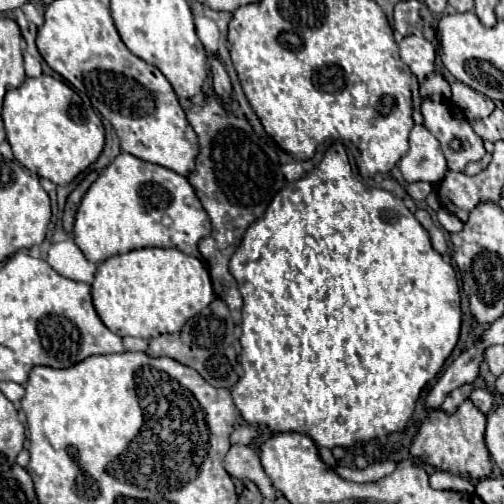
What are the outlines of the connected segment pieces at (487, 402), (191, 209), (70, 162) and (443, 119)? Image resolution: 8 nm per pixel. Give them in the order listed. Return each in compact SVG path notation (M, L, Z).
M474 389L470 395L470 401L480 409L480 411L492 411L492 407L496 405L496 393L488 391L488 389Z
M120 153L86 191L72 235L92 263L142 247L176 247L186 255L198 255L198 241L210 235L210 219L186 177Z
M50 75L26 79L20 87L10 89L4 97L2 119L14 157L28 171L50 179L54 185L68 185L74 181L104 149L104 125L94 107L86 105L64 81Z
M424 97L424 101L420 103L420 111L424 115L424 127L440 141L450 171L462 171L468 163L480 161L486 155L482 139L472 131L472 127L468 123L468 119L464 117L464 113L450 99L434 101L434 99Z

